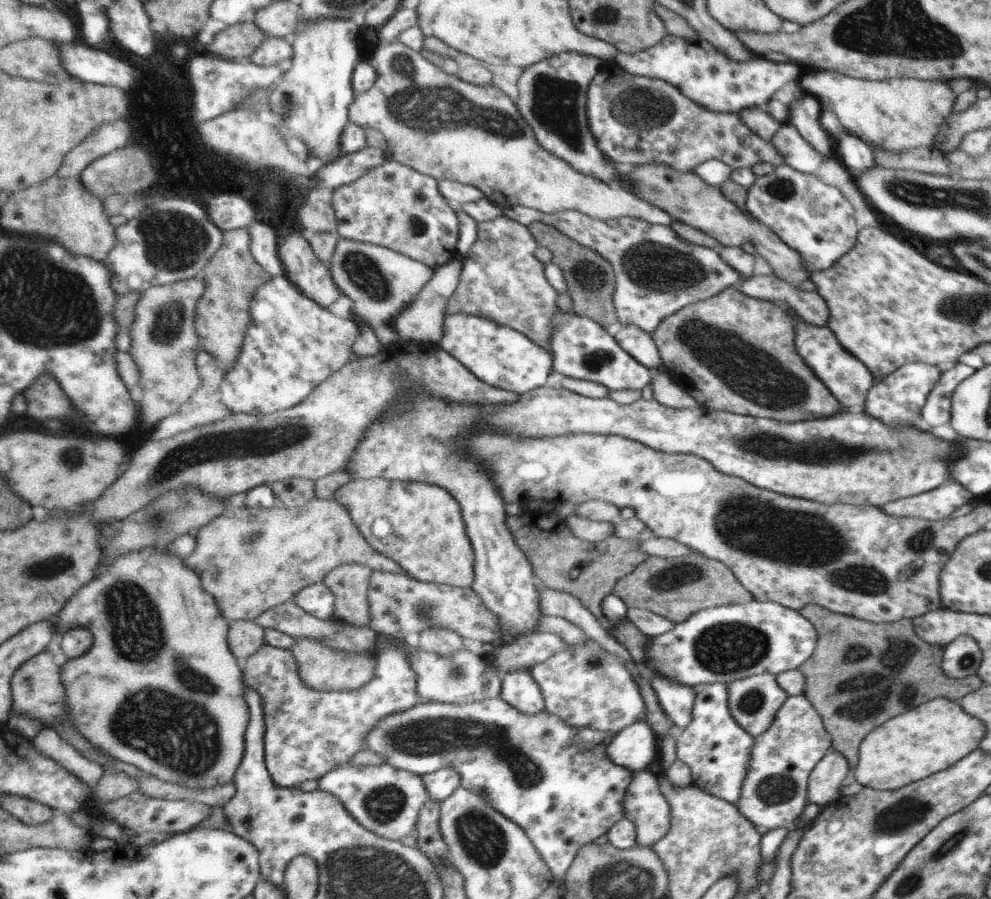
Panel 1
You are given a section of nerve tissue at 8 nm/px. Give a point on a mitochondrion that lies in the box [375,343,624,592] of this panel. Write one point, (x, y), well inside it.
(596, 360)

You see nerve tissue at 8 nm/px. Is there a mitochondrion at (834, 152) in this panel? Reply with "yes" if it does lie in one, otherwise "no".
no

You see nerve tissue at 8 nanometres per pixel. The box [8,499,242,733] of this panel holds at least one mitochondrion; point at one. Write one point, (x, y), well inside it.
(157, 522)

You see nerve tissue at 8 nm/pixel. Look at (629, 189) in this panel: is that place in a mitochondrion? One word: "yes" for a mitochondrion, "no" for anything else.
no

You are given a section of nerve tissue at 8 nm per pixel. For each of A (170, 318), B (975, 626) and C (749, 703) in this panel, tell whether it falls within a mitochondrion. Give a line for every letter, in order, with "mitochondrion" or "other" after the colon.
A: mitochondrion
B: mitochondrion
C: mitochondrion

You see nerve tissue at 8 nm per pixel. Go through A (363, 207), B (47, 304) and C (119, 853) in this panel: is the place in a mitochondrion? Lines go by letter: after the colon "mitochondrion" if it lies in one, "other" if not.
A: other
B: mitochondrion
C: other

